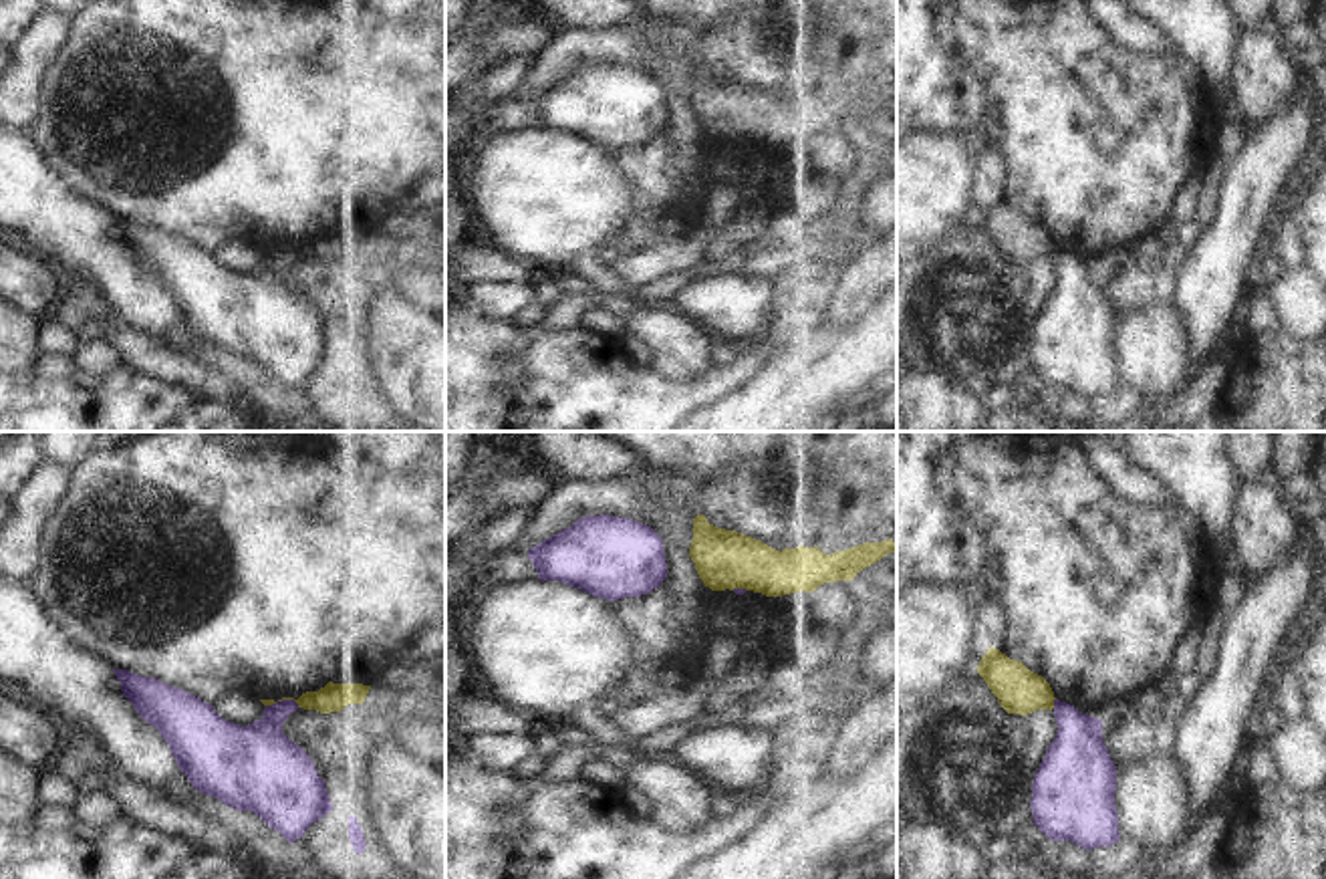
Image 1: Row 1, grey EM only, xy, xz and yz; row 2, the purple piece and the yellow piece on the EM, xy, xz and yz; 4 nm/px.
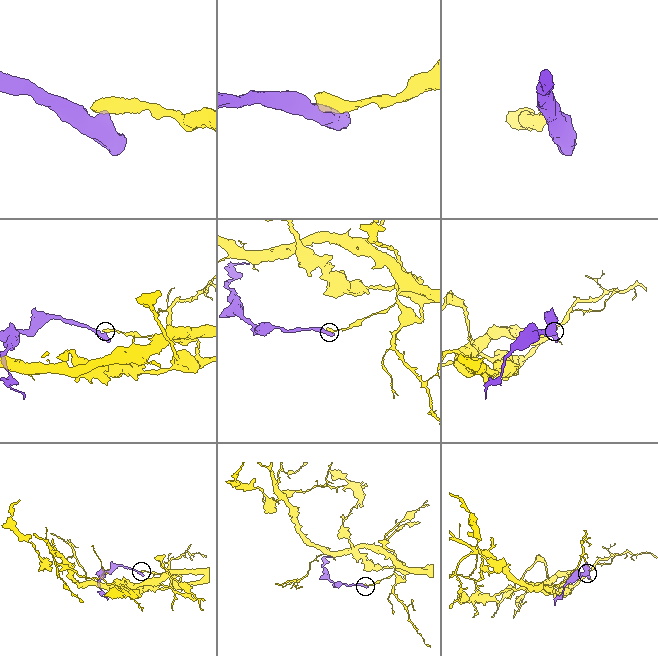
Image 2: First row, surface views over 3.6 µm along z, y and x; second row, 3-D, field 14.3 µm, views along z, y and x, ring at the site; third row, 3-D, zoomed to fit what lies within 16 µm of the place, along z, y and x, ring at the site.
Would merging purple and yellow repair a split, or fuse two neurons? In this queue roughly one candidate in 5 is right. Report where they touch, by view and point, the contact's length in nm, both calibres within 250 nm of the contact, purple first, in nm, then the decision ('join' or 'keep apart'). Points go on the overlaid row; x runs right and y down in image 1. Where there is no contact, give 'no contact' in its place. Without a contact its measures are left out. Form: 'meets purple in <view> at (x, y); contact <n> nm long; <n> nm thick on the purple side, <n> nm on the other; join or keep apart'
meets purple in xy at (283, 700); contact 140 nm long; 280 nm thick on the purple side, 110 nm on the other; keep apart

